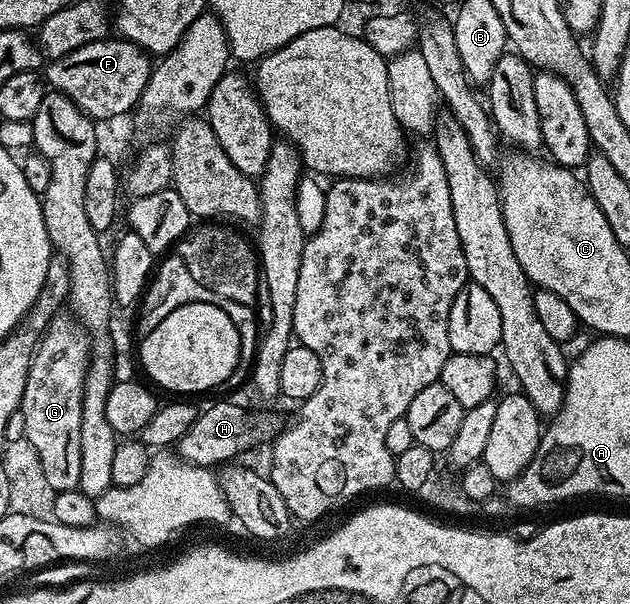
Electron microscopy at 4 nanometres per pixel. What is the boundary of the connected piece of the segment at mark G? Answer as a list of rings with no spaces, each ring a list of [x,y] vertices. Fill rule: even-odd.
[[[59,312],[48,323],[46,331],[40,334],[39,345],[35,348],[29,363],[28,378],[25,380],[24,397],[20,401],[18,408],[18,416],[23,416],[23,429],[27,432],[26,444],[33,450],[33,456],[40,460],[41,469],[44,472],[45,480],[49,483],[49,487],[55,490],[56,493],[64,493],[70,489],[78,489],[79,480],[81,479],[81,405],[83,403],[83,384],[87,378],[87,368],[91,365],[93,356],[92,344],[90,336],[82,325],[75,319],[72,314]]]

